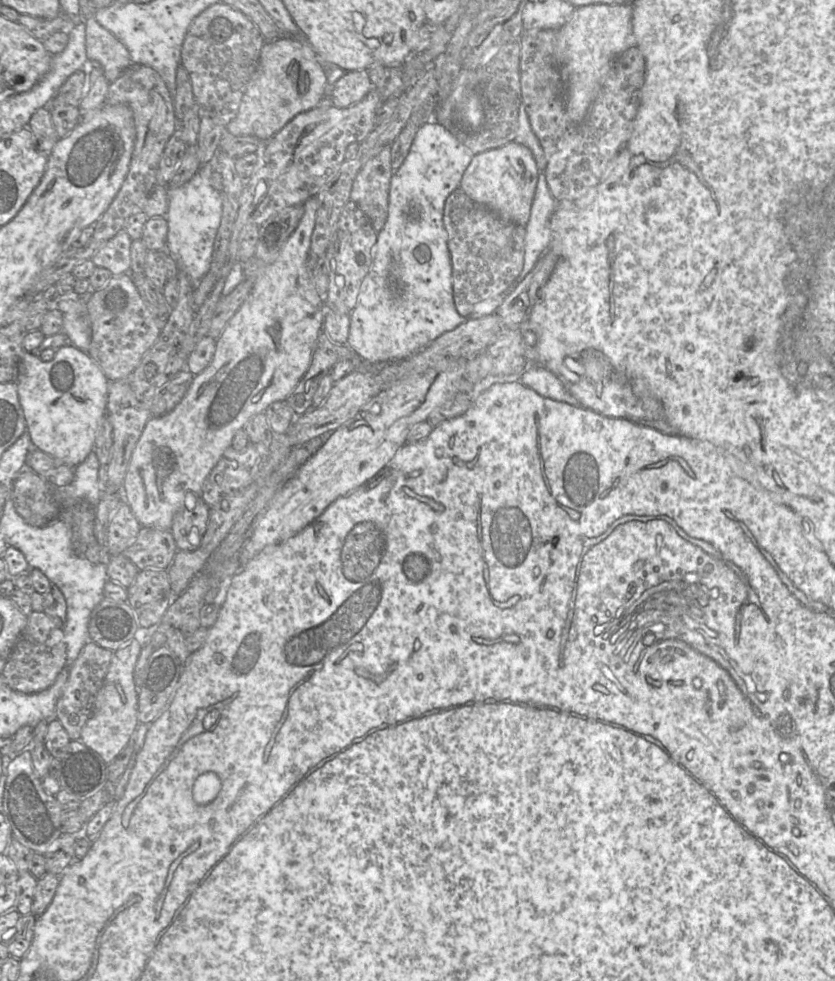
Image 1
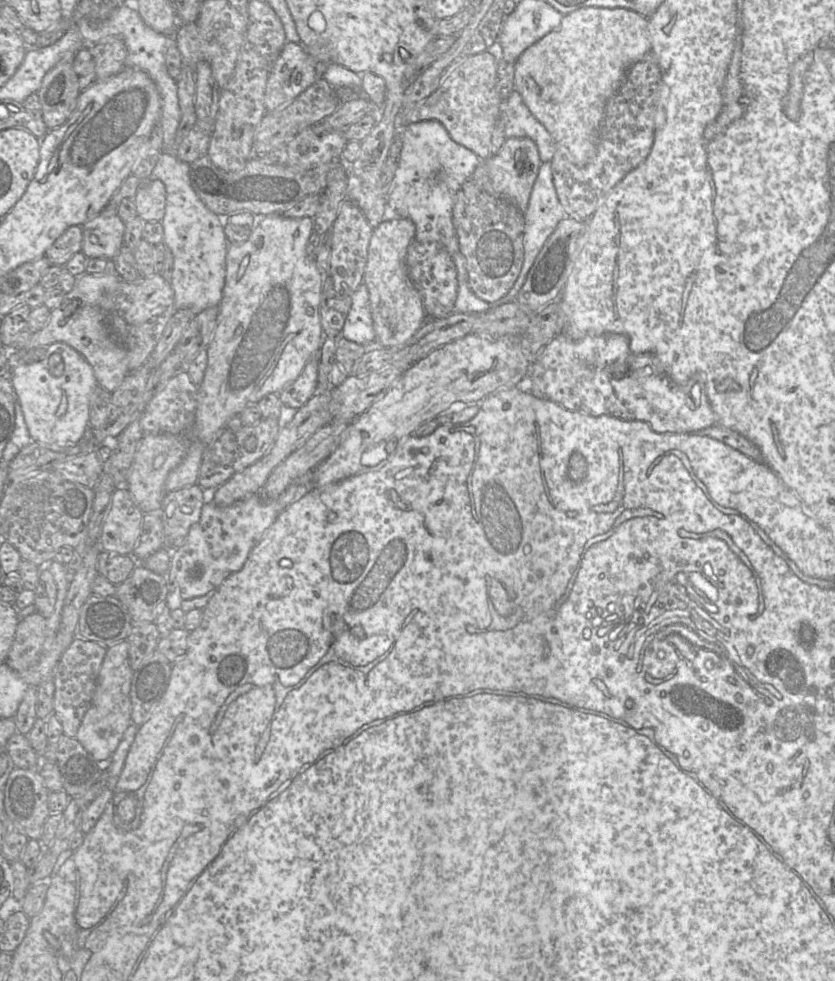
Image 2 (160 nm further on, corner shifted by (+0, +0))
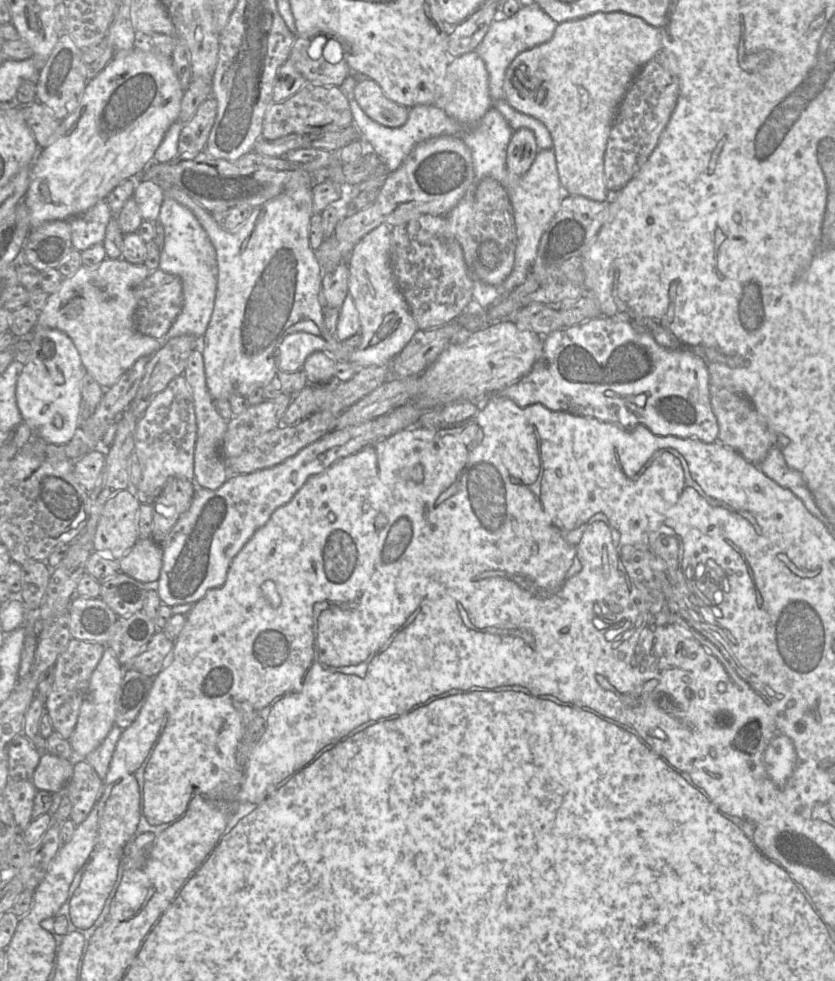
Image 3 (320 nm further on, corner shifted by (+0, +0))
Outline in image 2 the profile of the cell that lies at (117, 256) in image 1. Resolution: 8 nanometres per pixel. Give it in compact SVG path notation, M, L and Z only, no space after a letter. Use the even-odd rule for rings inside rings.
M104 209L96 217L81 225L83 242L81 252L89 258L112 260L124 246L125 223L118 217L117 211Z

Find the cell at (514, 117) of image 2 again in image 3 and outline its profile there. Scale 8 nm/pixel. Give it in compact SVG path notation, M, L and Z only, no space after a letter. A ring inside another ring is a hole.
M536 3L528 6L521 6L511 17L495 19L475 50L484 61L488 72L489 92L494 102L493 107L503 115L512 131L521 128L531 130L534 134L538 150L547 150L553 147L552 138L548 129L538 119L525 115L512 108L504 99L503 84L506 69L512 60L519 53L549 41L554 34L556 26L557 23Z

